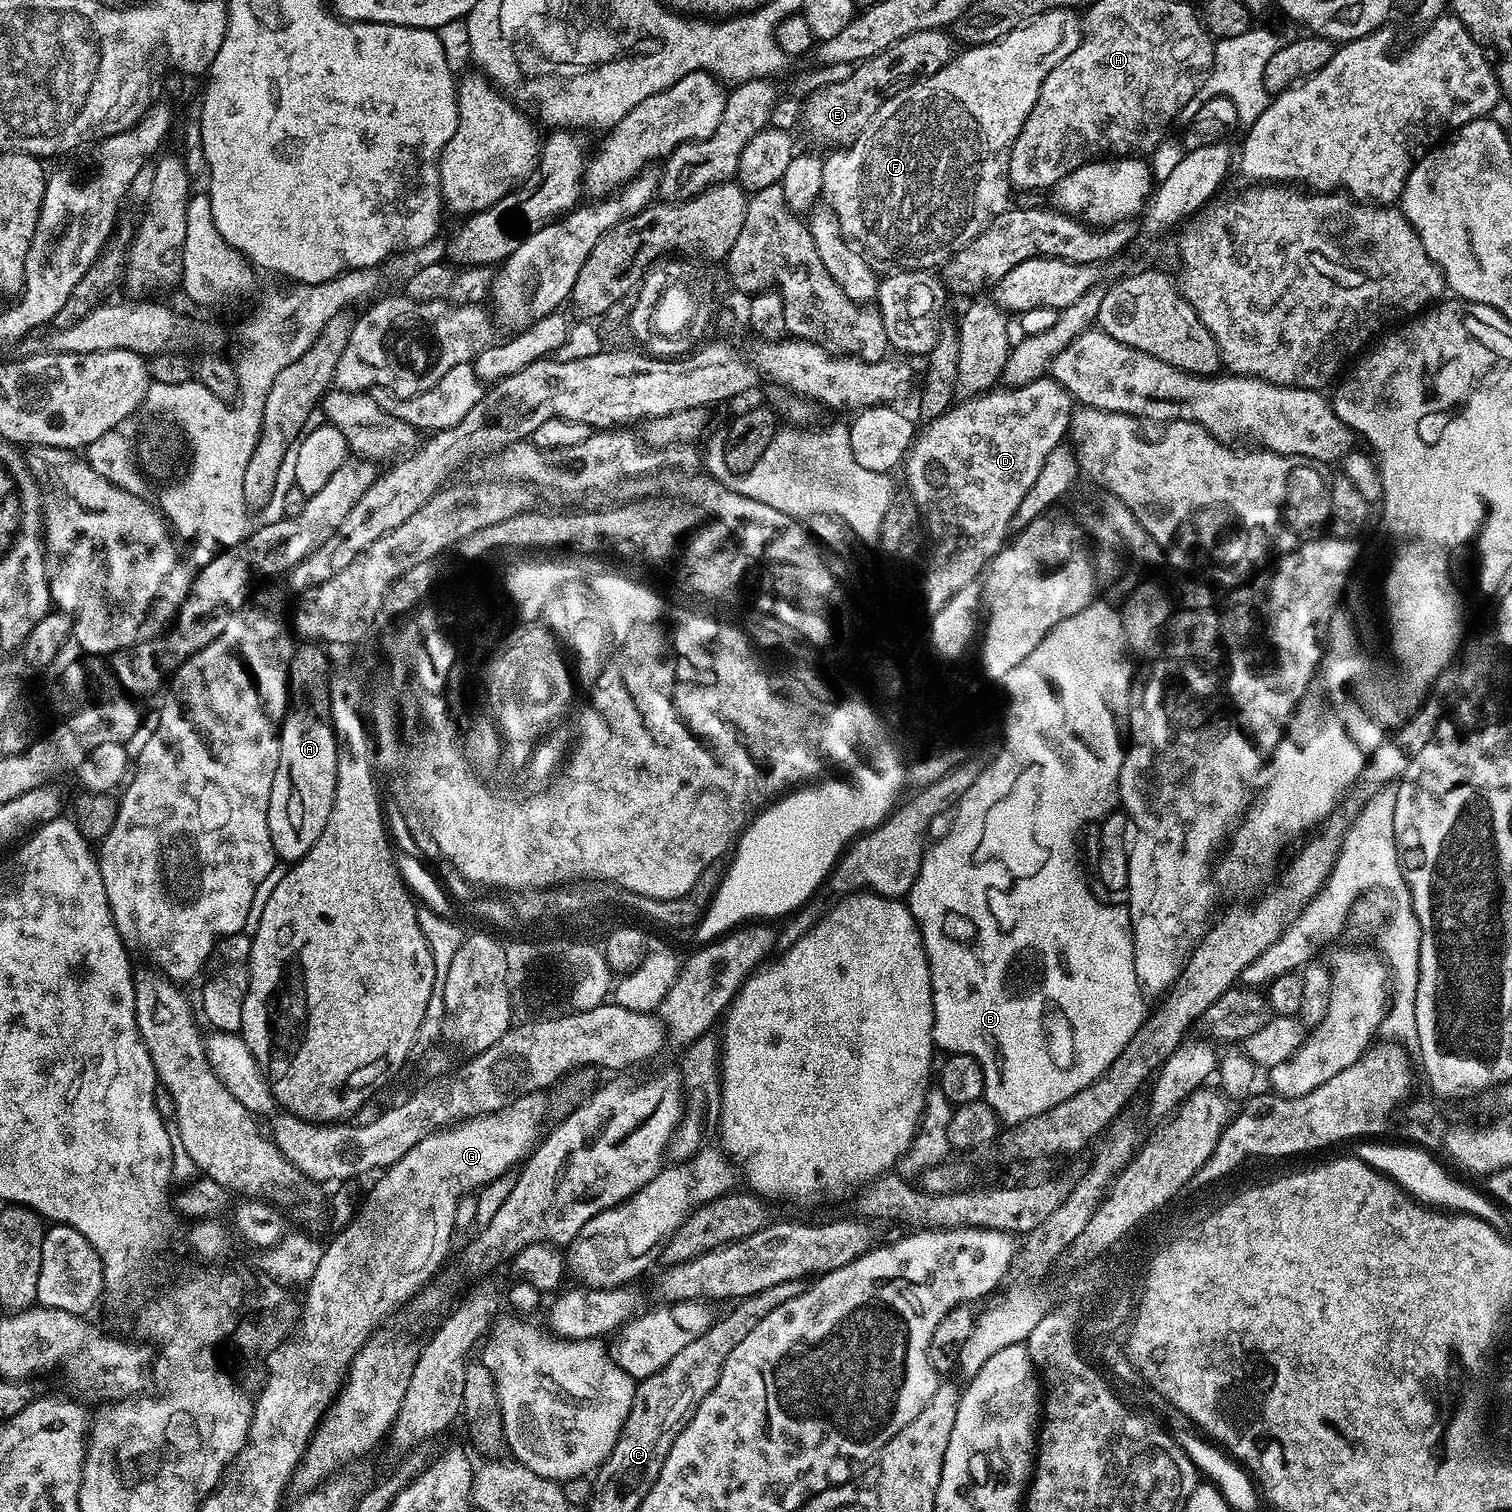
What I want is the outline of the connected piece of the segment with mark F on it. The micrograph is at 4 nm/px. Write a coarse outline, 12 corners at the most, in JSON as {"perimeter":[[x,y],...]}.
{"perimeter":[[1070,8],[967,47],[824,160],[869,257],[932,270],[1007,212]]}

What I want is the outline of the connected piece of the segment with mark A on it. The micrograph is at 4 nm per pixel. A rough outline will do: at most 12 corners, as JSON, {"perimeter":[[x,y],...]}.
{"perimeter":[[302,644],[267,808],[293,864],[325,829],[337,784],[330,664]]}

